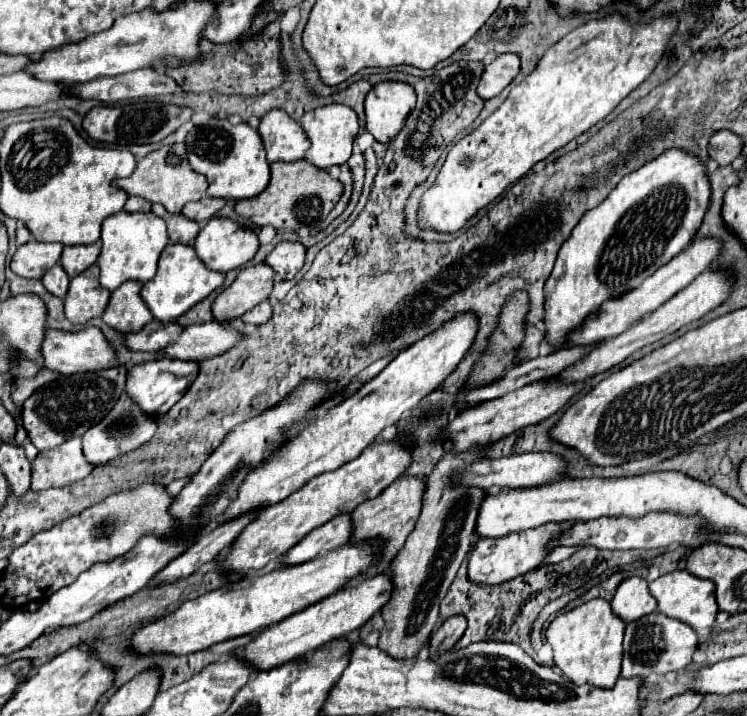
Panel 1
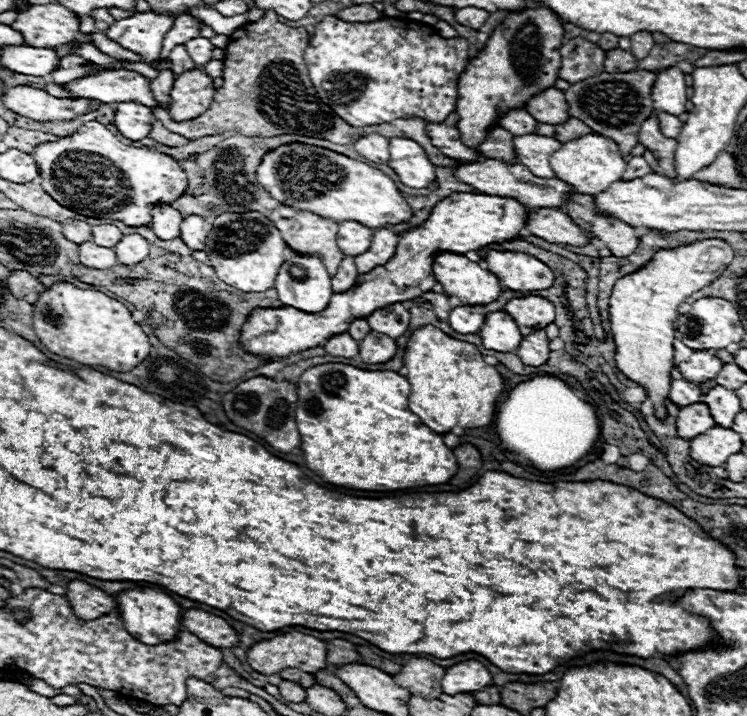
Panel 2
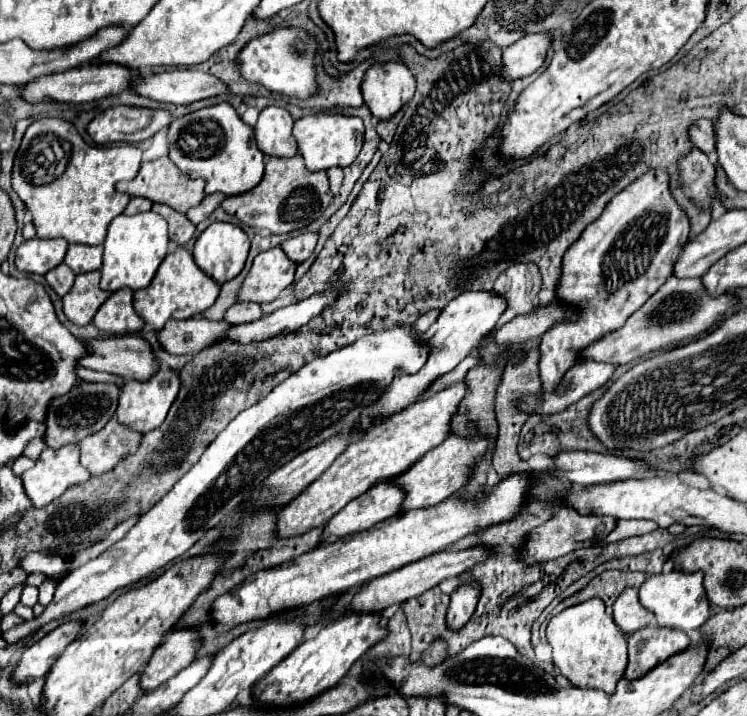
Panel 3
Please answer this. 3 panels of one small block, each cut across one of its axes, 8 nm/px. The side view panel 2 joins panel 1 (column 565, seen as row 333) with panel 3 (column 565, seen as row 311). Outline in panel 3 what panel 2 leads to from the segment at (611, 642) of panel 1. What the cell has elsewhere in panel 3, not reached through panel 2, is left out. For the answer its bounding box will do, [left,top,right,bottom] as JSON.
[546,598,628,694]

